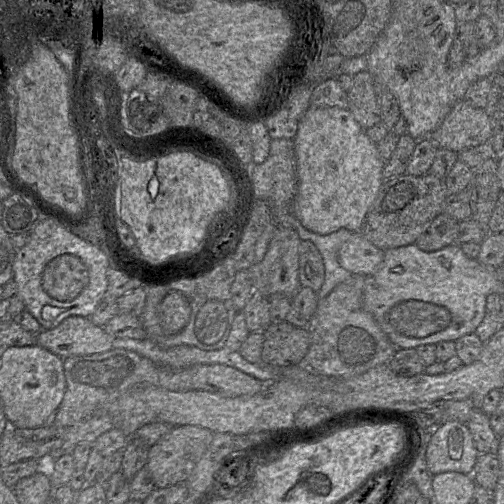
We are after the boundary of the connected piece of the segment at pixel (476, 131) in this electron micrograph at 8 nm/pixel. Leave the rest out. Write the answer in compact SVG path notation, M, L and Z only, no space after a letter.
M462 99L455 103L440 126L430 134L430 139L438 148L456 153L467 148L486 148L493 135L493 120L483 108L474 108Z

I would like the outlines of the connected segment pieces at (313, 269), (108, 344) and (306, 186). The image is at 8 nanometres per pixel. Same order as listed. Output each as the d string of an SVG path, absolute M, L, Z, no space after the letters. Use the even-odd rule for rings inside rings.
M302 241L299 246L299 281L302 287L318 292L325 278L323 258L310 241Z
M72 315L65 318L55 328L41 330L36 334L36 344L47 349L51 353L59 356L62 359L71 356L86 356L97 353L103 353L111 350L113 340L103 328L103 326L95 325L90 317Z
M310 106L293 139L297 193L293 215L311 232L327 235L346 228L359 232L384 182L385 161L349 109Z

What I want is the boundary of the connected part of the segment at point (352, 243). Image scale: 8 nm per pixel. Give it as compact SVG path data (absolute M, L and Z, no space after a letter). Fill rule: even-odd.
M354 233L340 248L339 264L357 275L372 275L381 266L384 250L376 247L362 234Z

